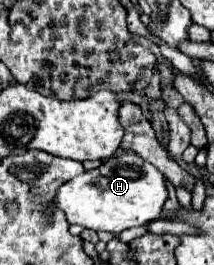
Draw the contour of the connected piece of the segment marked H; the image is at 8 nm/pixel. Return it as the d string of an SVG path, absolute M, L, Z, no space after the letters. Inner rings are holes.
M119 152L95 170L87 170L73 180L61 184L51 202L53 208L63 210L69 224L79 224L89 230L107 230L121 234L125 228L141 226L159 218L167 200L163 174L133 152Z

